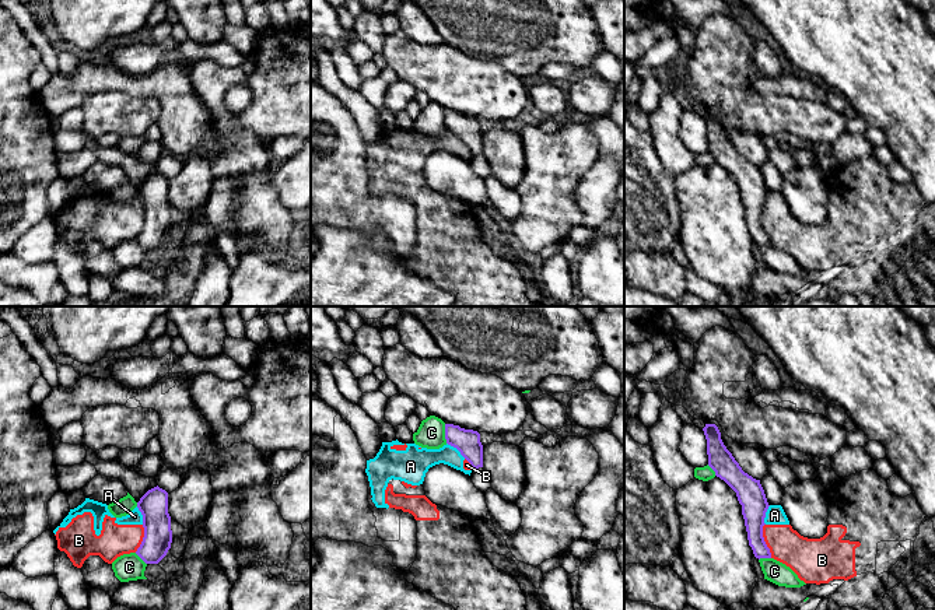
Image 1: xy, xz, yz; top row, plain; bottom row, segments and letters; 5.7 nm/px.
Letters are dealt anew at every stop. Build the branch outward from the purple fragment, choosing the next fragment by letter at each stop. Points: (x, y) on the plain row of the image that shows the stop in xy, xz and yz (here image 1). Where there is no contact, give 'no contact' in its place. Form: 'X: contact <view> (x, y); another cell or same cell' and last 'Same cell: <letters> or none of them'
A: contact xz (457, 135); another cell
B: contact yz (763, 227); another cell
C: contact xz (445, 121); another cell
Same cell: none of them

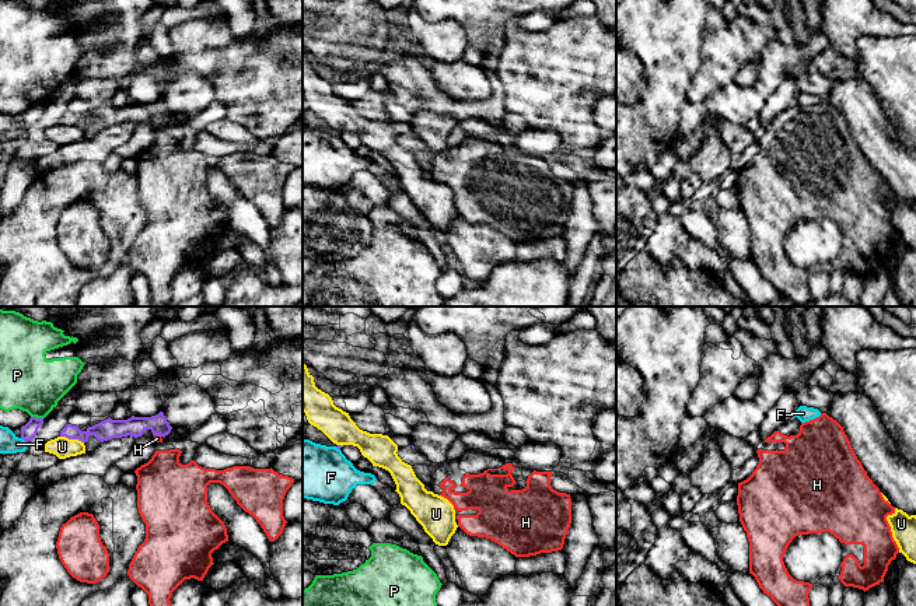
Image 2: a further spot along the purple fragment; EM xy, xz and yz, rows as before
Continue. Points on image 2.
F: contact xy (23, 125); another cell
H: contact xy (157, 121); same cell
P: contact xy (35, 104); another cell
U: contact xy (72, 125); another cell
Same cell: H

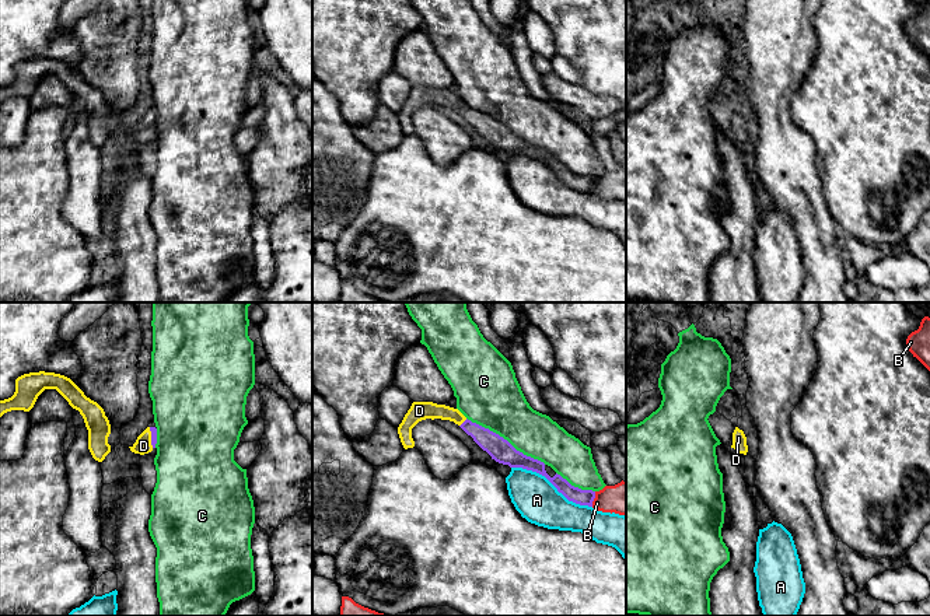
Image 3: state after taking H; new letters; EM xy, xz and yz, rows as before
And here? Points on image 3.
A: contact xz (552, 170); another cell
B: contact xz (594, 184); another cell
C: contact xz (506, 126); another cell
D: contact xz (462, 109); same cell
Same cell: D

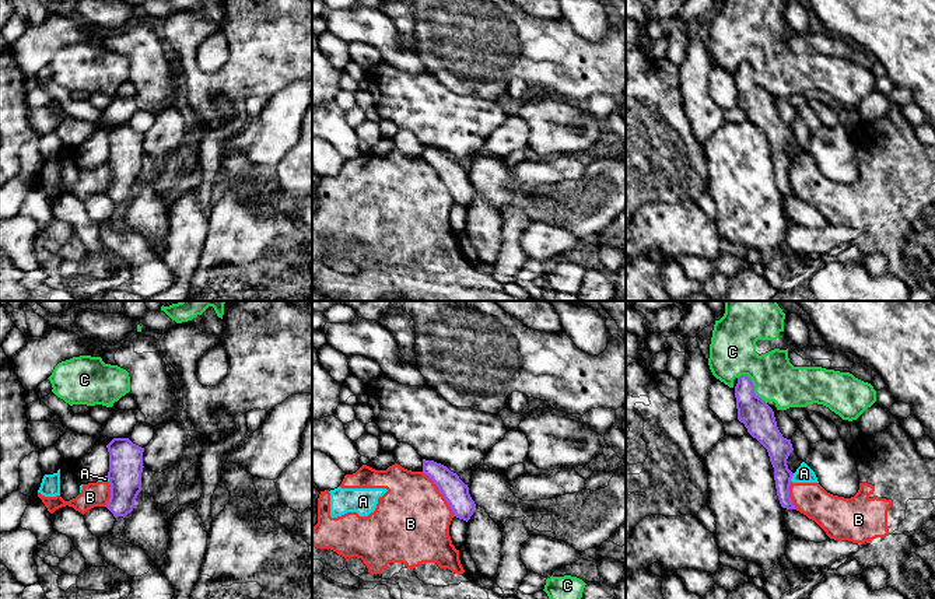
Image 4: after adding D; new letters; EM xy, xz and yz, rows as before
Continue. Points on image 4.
A: contact yz (791, 164); another cell
B: contact xz (440, 178); another cell
C: contact yz (753, 73); another cell
Same cell: none of them

